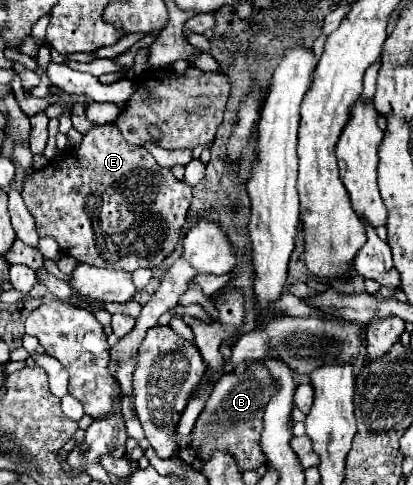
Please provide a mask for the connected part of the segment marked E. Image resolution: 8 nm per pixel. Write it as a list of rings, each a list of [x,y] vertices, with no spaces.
[[[110,123],[86,131],[78,147],[60,151],[46,167],[26,179],[22,197],[36,221],[38,235],[56,239],[64,255],[88,265],[116,267],[132,273],[140,267],[158,267],[176,249],[192,201],[192,187],[176,179],[168,167],[158,165],[144,147],[126,143],[120,131]]]

